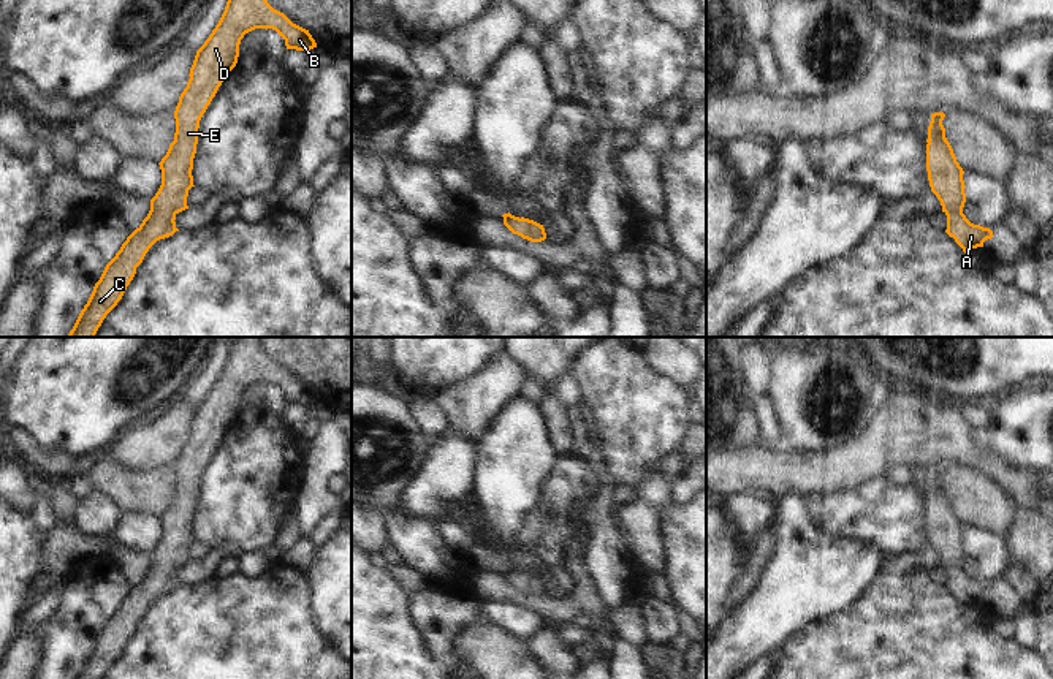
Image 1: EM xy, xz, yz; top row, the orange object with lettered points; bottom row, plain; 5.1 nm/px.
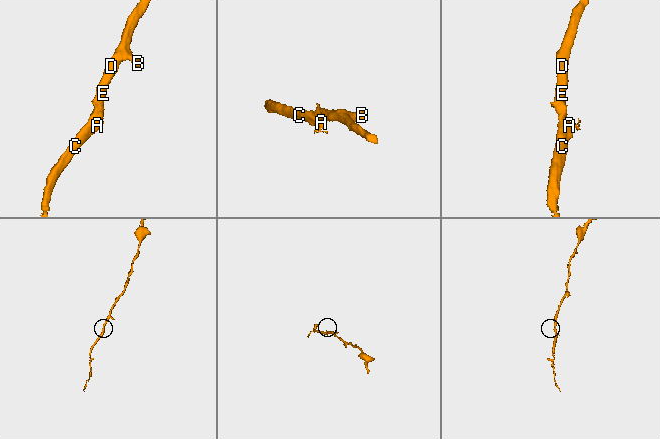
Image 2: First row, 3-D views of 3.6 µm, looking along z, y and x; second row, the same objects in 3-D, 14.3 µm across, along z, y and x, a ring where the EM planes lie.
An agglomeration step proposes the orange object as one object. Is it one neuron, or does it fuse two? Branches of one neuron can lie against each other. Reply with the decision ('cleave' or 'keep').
keep

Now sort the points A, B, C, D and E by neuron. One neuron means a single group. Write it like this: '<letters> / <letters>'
A B C D E

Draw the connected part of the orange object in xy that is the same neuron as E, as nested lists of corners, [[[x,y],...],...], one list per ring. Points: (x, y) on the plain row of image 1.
[[[239,337],[228,350],[225,366],[204,396],[196,405],[193,419],[190,423],[190,434],[187,442],[179,451],[179,457],[174,465],[176,487],[174,495],[169,499],[166,510],[162,513],[162,540],[155,551],[150,554],[150,565],[143,578],[127,592],[116,611],[106,619],[100,635],[95,638],[93,646],[81,665],[74,679],[101,679],[106,670],[122,654],[127,641],[136,628],[136,622],[143,617],[149,603],[160,594],[173,590],[176,586],[176,570],[185,563],[188,544],[193,540],[193,513],[198,499],[198,483],[203,468],[215,451],[228,426],[231,426],[239,412],[239,399],[245,388],[255,383],[272,383],[283,394],[287,404],[310,405],[317,402],[315,394],[309,385],[293,378],[283,367],[274,364],[260,347],[260,337]]]

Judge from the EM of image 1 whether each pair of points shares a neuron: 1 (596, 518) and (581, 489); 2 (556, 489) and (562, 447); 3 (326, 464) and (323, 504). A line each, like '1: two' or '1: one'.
1: two
2: two
3: one

